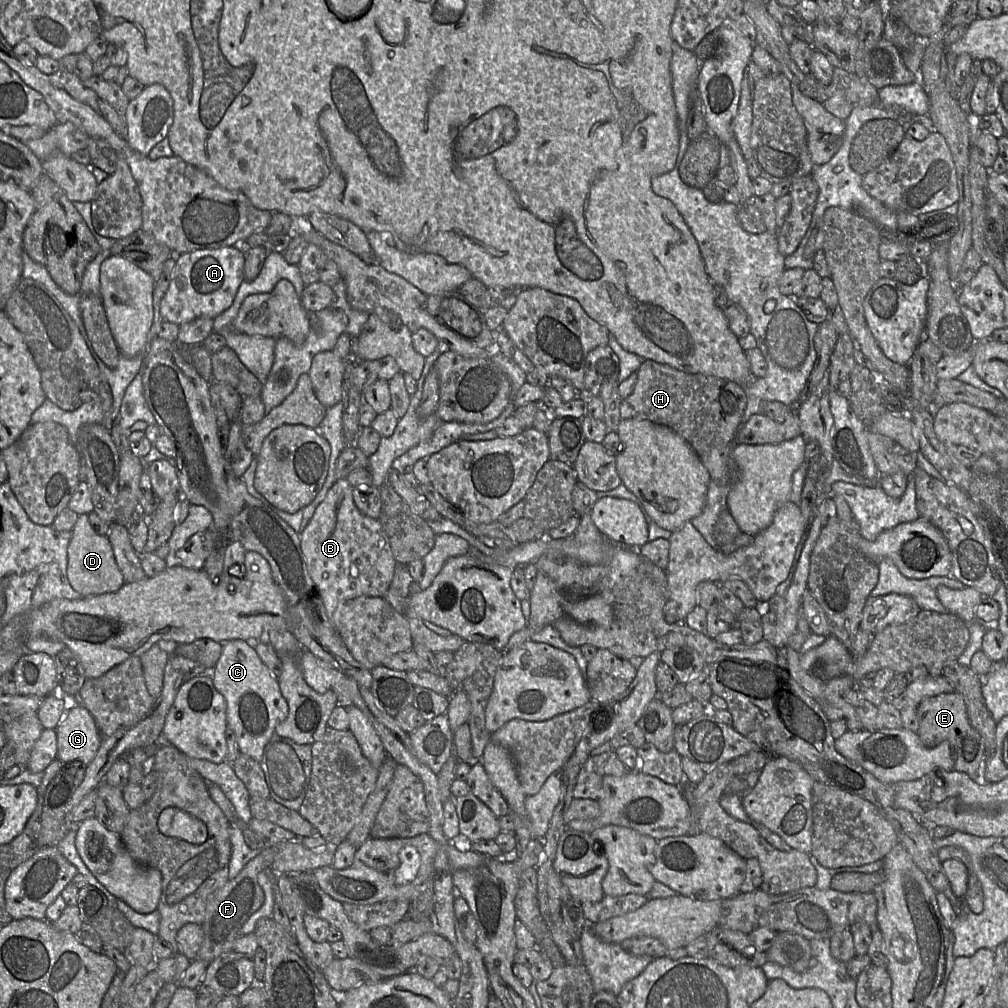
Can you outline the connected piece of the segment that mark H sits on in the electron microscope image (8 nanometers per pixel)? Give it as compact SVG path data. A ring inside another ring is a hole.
M643 360L636 374L637 380L632 393L621 401L621 419L650 420L671 428L692 446L711 480L726 482L725 485L728 485L730 443L747 406L745 386L715 376L685 373L653 360Z

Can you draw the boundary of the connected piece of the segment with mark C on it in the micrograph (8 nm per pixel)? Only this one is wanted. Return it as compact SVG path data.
M235 639L222 644L222 652L211 678L226 702L227 724L235 733L240 754L259 762L276 726L288 715L288 704L280 692L278 679L259 658L254 643Z

